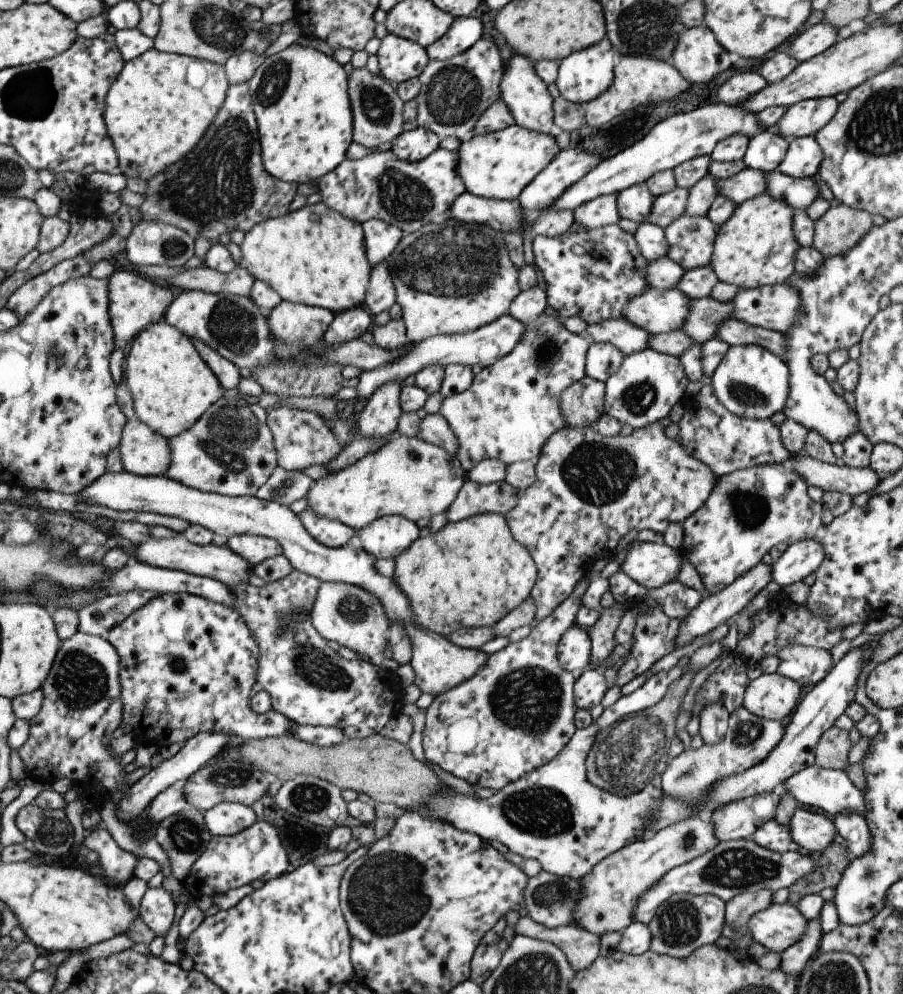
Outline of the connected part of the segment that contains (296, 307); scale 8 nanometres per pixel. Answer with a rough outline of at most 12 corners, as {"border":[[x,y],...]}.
{"border":[[279,301],[270,334],[293,351],[324,336],[334,313]]}

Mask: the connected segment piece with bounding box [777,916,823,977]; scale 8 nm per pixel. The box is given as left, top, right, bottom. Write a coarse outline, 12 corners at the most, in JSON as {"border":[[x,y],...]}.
{"border":[[818,916],[780,952],[777,969],[796,977],[818,953]]}

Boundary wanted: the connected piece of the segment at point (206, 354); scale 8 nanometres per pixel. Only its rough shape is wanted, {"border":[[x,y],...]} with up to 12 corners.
{"border":[[190,339],[219,381],[222,391],[235,388],[239,369],[217,351]]}

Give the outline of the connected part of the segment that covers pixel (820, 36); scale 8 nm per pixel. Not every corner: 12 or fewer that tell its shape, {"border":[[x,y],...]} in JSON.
{"border":[[829,23],[814,24],[791,40],[790,55],[800,63],[837,41]]}

